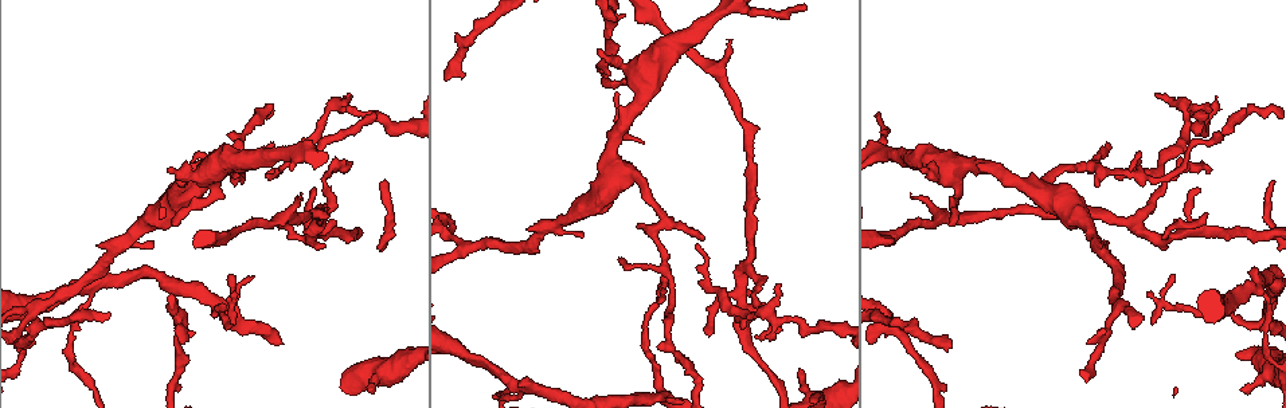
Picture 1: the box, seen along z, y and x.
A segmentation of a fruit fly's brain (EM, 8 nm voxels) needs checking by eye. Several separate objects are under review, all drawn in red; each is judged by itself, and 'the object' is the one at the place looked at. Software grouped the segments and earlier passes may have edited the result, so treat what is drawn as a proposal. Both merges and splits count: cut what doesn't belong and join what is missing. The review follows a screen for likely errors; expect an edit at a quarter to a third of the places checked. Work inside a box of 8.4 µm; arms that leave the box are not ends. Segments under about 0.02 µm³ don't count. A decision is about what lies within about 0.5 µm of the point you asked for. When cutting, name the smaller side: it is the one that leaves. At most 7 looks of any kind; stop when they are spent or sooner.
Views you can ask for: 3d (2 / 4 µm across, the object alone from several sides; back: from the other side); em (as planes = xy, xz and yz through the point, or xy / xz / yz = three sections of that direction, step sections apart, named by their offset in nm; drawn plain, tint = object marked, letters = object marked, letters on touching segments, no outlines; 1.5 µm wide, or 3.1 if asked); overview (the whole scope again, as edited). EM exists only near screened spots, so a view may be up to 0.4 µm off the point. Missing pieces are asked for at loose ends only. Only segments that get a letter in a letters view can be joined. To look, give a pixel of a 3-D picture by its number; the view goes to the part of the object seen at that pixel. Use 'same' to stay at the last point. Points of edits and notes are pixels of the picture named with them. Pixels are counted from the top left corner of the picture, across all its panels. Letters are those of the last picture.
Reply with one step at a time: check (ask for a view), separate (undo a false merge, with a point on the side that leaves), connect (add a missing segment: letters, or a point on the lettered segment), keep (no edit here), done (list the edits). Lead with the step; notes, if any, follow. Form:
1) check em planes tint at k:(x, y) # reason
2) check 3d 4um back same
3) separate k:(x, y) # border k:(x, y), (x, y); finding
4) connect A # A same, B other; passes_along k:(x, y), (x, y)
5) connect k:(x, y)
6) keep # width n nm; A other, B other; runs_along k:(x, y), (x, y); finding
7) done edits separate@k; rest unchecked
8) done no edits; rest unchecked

check em xz step 8 tint at 1:(465, 248) # side arm on a straight run

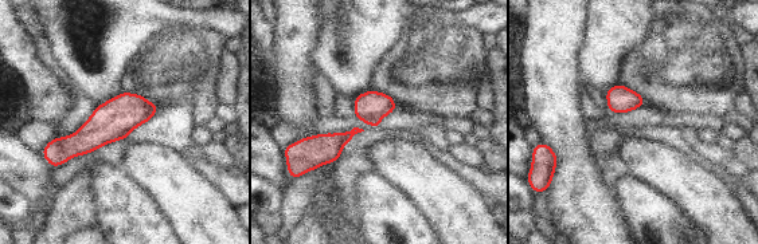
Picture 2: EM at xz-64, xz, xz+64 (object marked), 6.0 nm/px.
check em xz step 8 letters same # see the neighbours

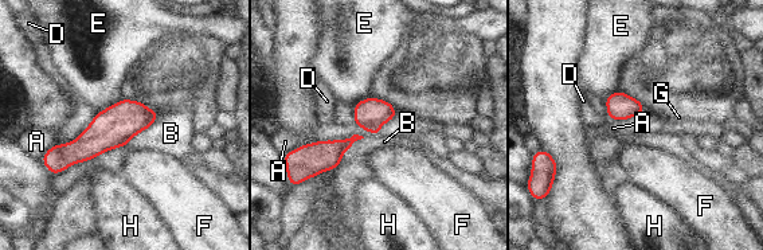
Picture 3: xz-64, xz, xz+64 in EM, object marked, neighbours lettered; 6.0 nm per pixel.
keep # A other, B other, D other, E other, F other, G other, H other; continuous, no second neuron

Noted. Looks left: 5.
check em planes plain at 1:(518, 388) # side arm on a straight run

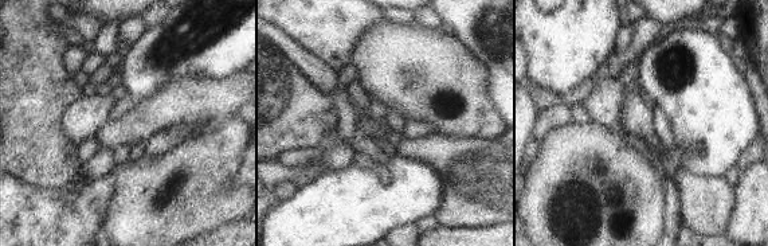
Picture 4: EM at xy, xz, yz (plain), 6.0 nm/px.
check em planes letters same # what lies round it

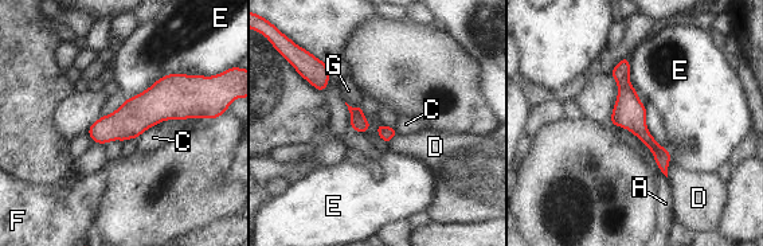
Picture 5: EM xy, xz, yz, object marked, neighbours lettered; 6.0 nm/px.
keep # A other, C other, D other, E other, F other, G other; all the same neuron

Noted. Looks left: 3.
check em planes plain at 1:(1206, 214) # thin end

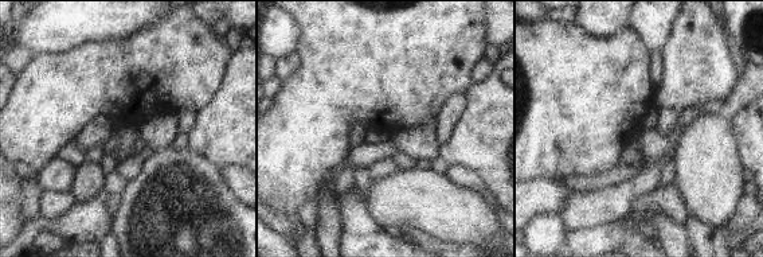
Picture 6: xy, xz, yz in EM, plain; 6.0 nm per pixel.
check em planes letters same # see the neighbours

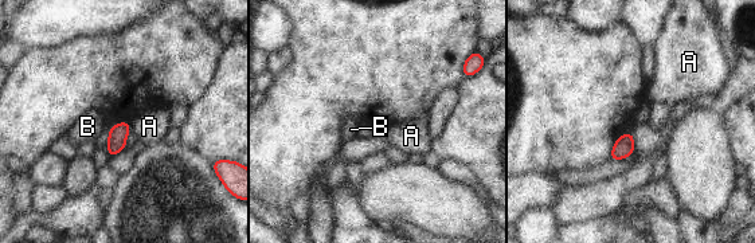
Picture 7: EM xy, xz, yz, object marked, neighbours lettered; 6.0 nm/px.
keep # longest_contact A 70 nm; A other, B other; border 7:(126, 121), (130, 130); no lettered segment goes on from it

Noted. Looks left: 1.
done no edits; rest unchecked

